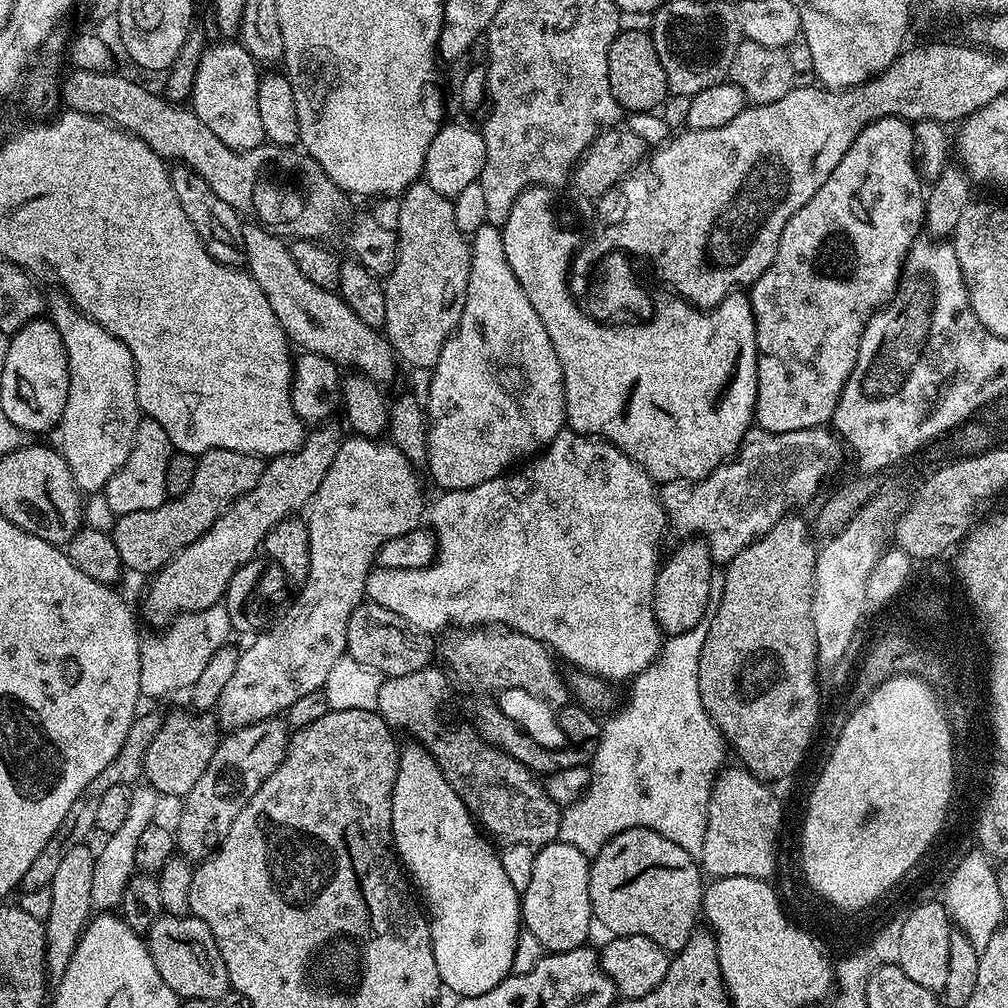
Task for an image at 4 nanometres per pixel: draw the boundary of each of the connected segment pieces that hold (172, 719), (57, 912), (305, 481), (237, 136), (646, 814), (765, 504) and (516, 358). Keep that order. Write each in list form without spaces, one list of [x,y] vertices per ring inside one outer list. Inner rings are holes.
[[[187,711],[165,715],[161,719],[160,729],[154,742],[150,742],[150,746],[146,746],[143,779],[146,781],[147,787],[154,789],[161,797],[177,796],[177,798],[183,798],[188,796],[190,790],[194,790],[194,782],[198,782],[198,778],[202,778],[202,774],[205,773],[206,766],[210,766],[210,758],[214,758],[214,750],[221,742],[219,735],[204,736],[204,724],[199,720],[201,717],[195,711]]]
[[[82,843],[66,850],[50,885],[50,914],[47,920],[43,921],[46,934],[44,966],[47,975],[53,981],[60,980],[66,966],[70,966],[70,958],[78,946],[80,935],[84,932],[84,927],[88,925],[90,913],[93,911],[90,881],[94,878],[96,857],[93,849],[90,850],[88,847],[87,843]]]
[[[325,422],[313,427],[305,435],[296,451],[271,457],[265,463],[262,478],[258,478],[254,490],[250,490],[244,496],[236,499],[217,518],[214,526],[210,526],[210,530],[206,530],[206,534],[202,534],[202,538],[190,542],[190,546],[183,548],[174,559],[166,562],[166,566],[162,566],[160,571],[151,577],[152,582],[144,598],[144,614],[147,620],[156,625],[154,627],[160,628],[167,625],[182,612],[197,612],[198,609],[208,609],[210,606],[219,603],[228,588],[230,578],[234,578],[236,571],[247,560],[253,559],[261,551],[269,530],[278,526],[278,522],[295,517],[307,509],[312,496],[318,490],[318,486],[322,486],[322,478],[326,478],[326,470],[330,470],[345,436],[346,433],[336,425],[336,422]]]
[[[220,42],[224,44],[209,43],[205,47],[202,58],[198,62],[198,74],[194,74],[194,86],[190,97],[190,107],[198,118],[226,146],[230,146],[235,152],[254,150],[260,144],[265,143],[264,131],[262,130],[262,117],[258,115],[258,86],[260,85],[261,73],[258,69],[257,60],[247,52],[240,42]]]
[[[701,622],[694,630],[668,636],[656,661],[631,681],[628,705],[617,716],[609,715],[609,720],[603,721],[600,743],[590,761],[592,781],[588,789],[560,813],[559,843],[574,846],[591,858],[599,854],[610,838],[622,834],[622,830],[649,828],[670,838],[670,842],[678,842],[691,856],[700,857],[702,842],[706,842],[706,818],[714,774],[721,771],[725,763],[724,748],[726,752],[726,741],[706,714],[702,694],[698,694],[698,658],[707,633],[707,623]]]
[[[753,426],[748,429],[740,443],[738,458],[719,464],[705,480],[669,480],[659,489],[660,501],[668,513],[668,528],[677,532],[677,537],[692,538],[699,534],[712,551],[717,565],[726,566],[746,546],[759,536],[765,536],[782,517],[793,511],[795,504],[804,504],[820,488],[820,483],[831,472],[840,468],[846,456],[846,448],[831,427],[789,432],[767,432]]]
[[[487,222],[481,225],[476,237],[473,235],[470,240],[472,265],[468,271],[462,318],[446,346],[442,346],[438,362],[430,370],[432,381],[428,384],[428,404],[426,400],[426,471],[438,487],[448,488],[449,493],[473,488],[505,475],[513,466],[543,452],[549,442],[566,428],[564,375],[558,354],[554,354],[554,342],[550,342],[550,334],[546,334],[542,318],[538,318],[534,306],[530,306],[530,298],[526,298],[526,290],[518,278],[514,278],[514,270],[510,270],[500,228]]]

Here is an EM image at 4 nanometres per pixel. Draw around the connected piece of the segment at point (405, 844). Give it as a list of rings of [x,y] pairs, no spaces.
[[[412,742],[409,748],[400,748],[398,774],[392,791],[392,842],[411,883],[418,892],[420,887],[419,895],[432,929],[434,962],[438,962],[441,985],[447,991],[449,988],[450,991],[457,992],[457,997],[460,998],[494,990],[494,986],[505,980],[512,970],[514,946],[522,931],[522,896],[514,890],[510,878],[506,878],[499,851],[487,844],[489,841],[482,835],[477,821],[454,790],[454,786],[450,786],[450,782],[442,774],[438,762],[416,742]]]

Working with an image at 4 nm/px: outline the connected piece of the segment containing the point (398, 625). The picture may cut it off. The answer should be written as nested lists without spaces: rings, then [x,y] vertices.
[[[365,602],[354,609],[346,626],[346,642],[348,643],[347,655],[354,657],[362,666],[372,668],[384,678],[401,676],[402,674],[414,674],[414,670],[422,670],[433,663],[432,660],[433,637],[426,632],[418,632],[412,627],[412,623],[394,610],[386,610],[386,606],[378,606],[371,602]]]

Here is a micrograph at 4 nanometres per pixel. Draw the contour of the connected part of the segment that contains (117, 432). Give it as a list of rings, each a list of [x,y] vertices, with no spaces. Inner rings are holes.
[[[55,291],[47,293],[46,308],[58,334],[62,334],[68,355],[68,397],[58,425],[58,451],[66,458],[81,493],[99,493],[130,454],[136,427],[142,419],[140,403],[136,397],[136,367],[130,350],[121,340],[79,312],[63,291]]]

